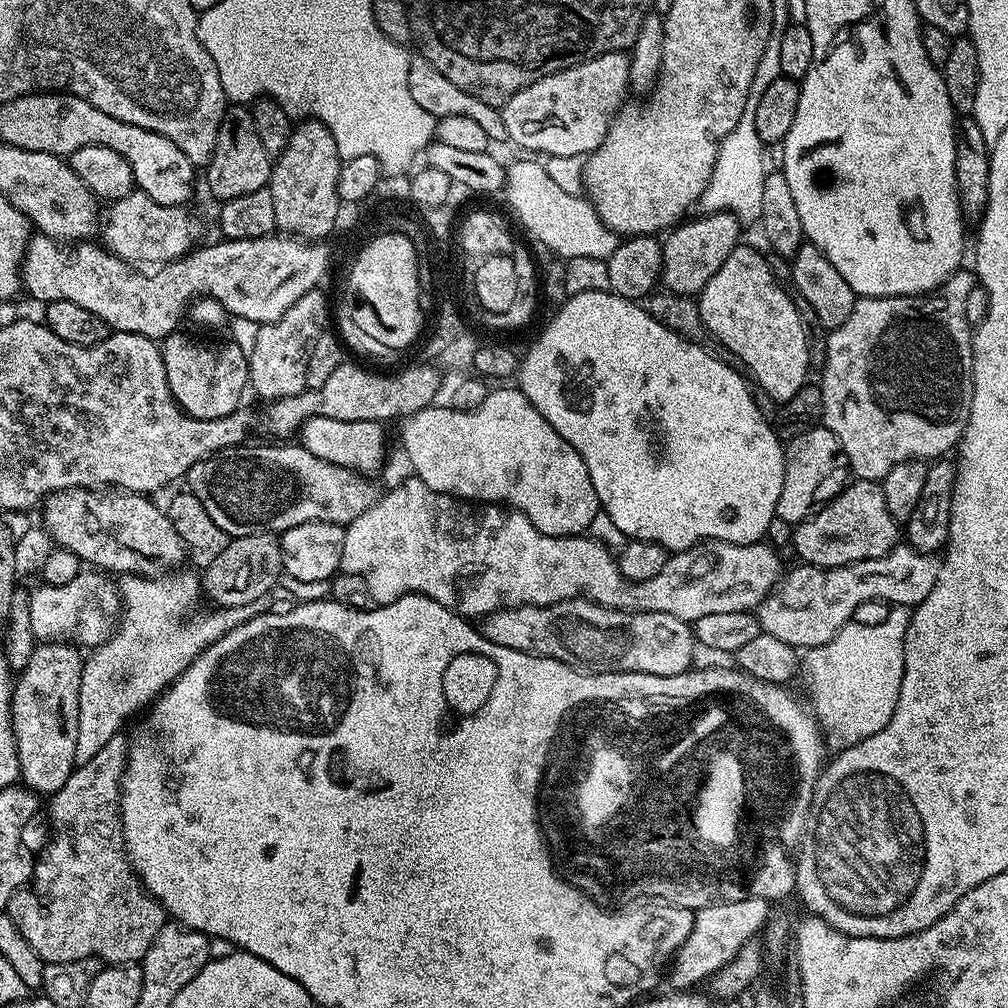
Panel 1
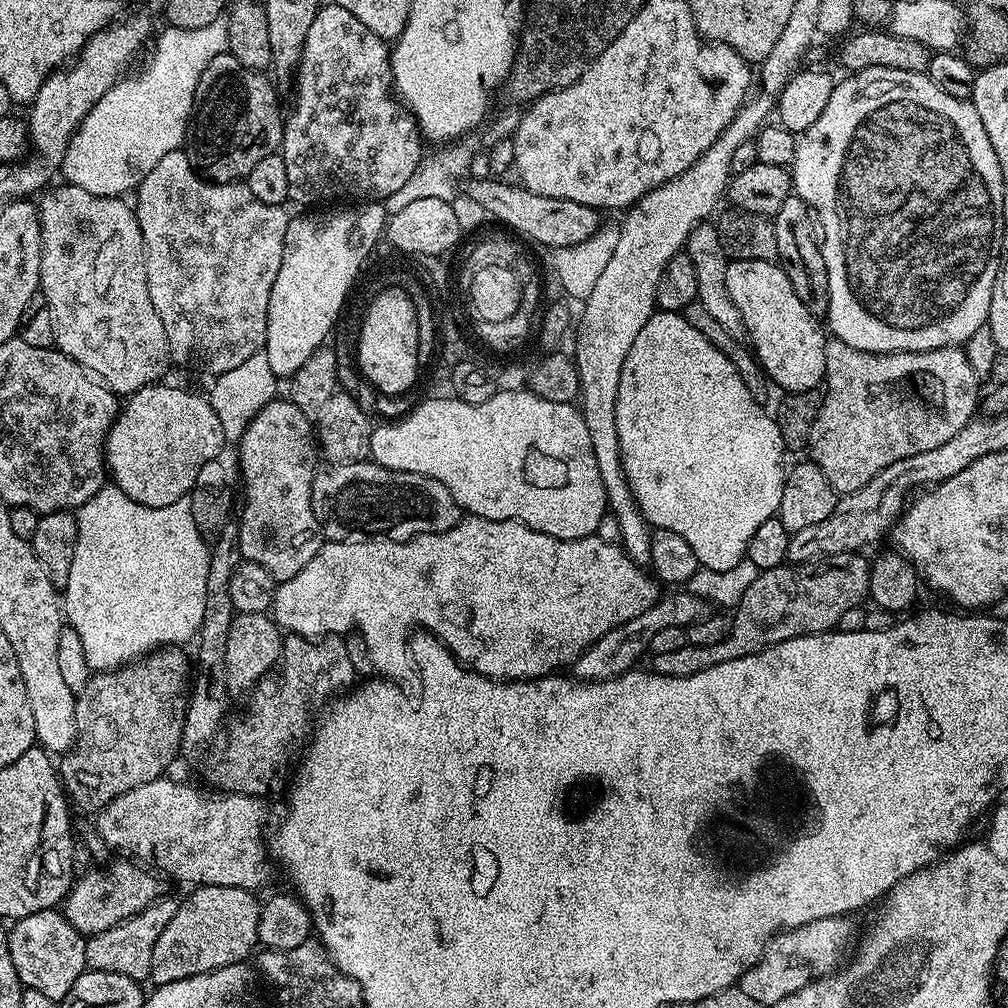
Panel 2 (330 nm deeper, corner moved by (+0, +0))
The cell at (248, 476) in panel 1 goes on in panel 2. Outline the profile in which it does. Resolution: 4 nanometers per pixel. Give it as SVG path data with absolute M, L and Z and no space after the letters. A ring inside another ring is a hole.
M367 459L348 463L329 463L317 471L312 487L314 514L320 523L325 541L383 538L385 540L409 540L422 534L450 530L462 519L460 503L450 494L442 482L426 474L410 474L402 470L390 470L386 466Z

